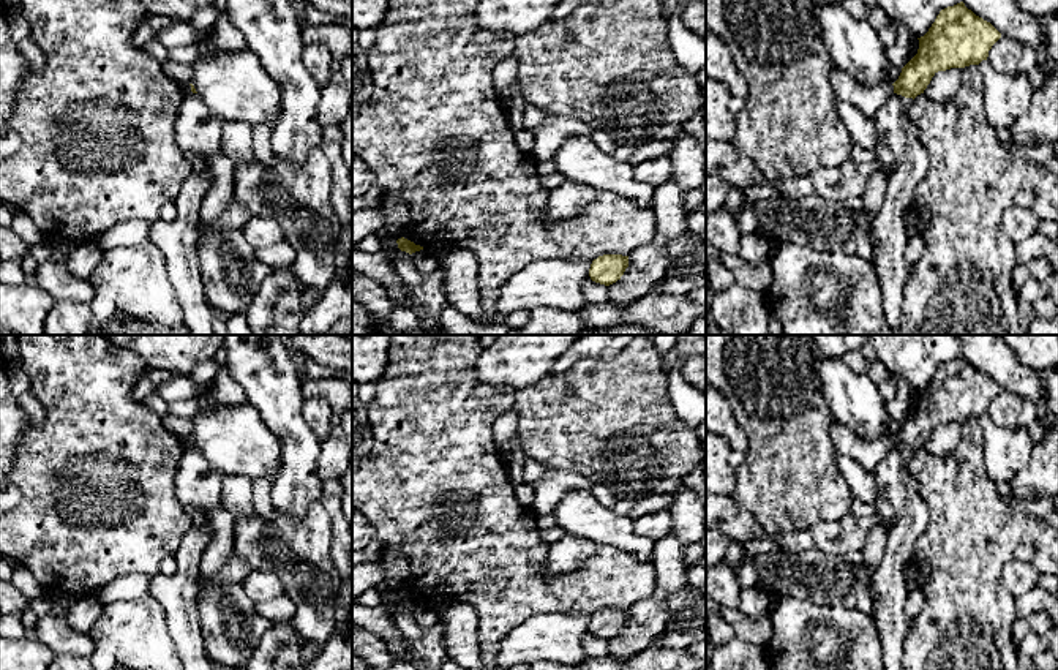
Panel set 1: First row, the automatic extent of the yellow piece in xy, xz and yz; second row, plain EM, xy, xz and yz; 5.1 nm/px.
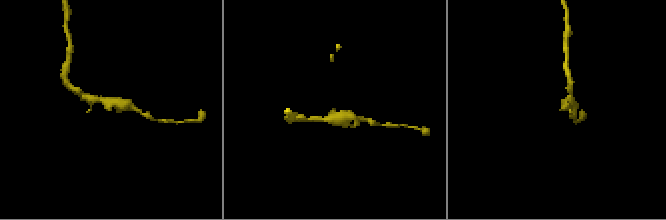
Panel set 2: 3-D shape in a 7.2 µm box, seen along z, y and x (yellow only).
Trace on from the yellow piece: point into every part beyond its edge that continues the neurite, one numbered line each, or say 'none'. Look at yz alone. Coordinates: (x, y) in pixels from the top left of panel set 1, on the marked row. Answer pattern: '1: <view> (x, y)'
1: yz (894, 128)

